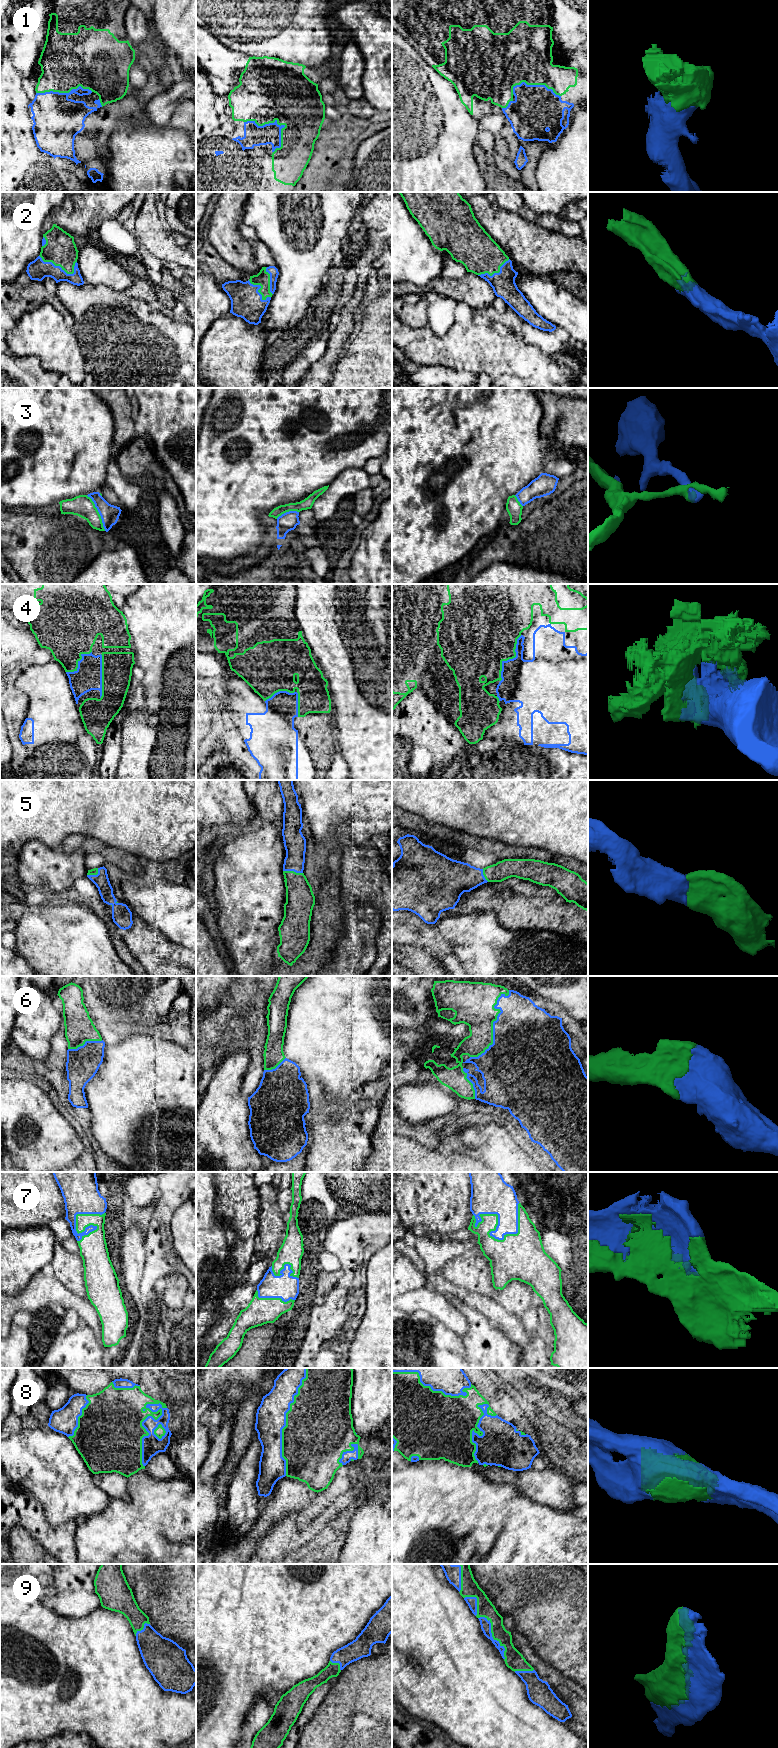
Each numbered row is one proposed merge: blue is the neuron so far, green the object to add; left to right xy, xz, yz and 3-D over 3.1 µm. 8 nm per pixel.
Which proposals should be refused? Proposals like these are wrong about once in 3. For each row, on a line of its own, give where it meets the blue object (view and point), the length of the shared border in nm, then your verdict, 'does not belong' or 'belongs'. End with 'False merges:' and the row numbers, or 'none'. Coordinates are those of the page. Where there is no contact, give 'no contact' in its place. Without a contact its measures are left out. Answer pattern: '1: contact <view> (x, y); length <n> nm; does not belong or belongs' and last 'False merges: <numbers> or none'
1: contact xz (274, 122); length 360 nm; belongs
2: contact xy (56, 266); length 320 nm; belongs
3: contact xy (98, 511); length 320 nm; does not belong
4: contact yz (509, 659); length 420 nm; does not belong
5: contact xz (293, 870); length 160 nm; belongs
6: contact yz (493, 1024); length 650 nm; belongs
7: contact yz (493, 1236); length 420 nm; belongs
8: contact xy (146, 1430); length 550 nm; belongs
9: contact yz (491, 1636); length 400 nm; belongs
False merges: 3, 4

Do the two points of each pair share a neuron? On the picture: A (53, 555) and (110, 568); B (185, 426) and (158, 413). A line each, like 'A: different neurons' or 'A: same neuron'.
A: different neurons
B: same neuron

